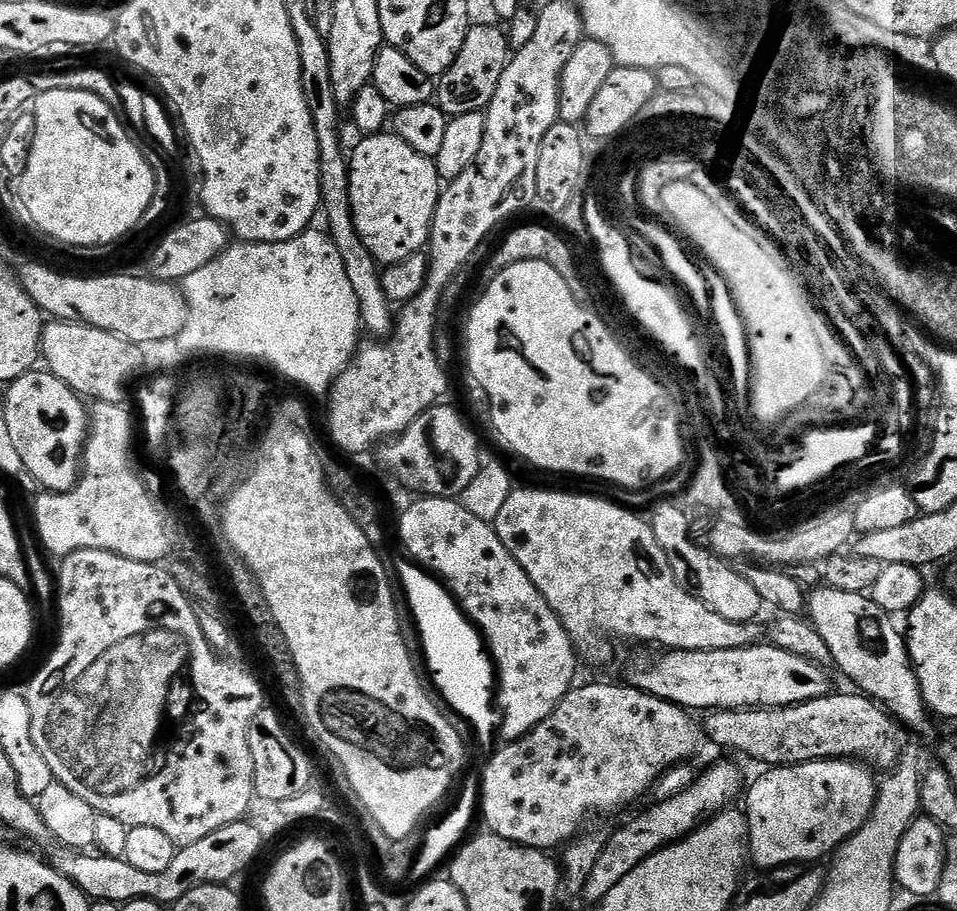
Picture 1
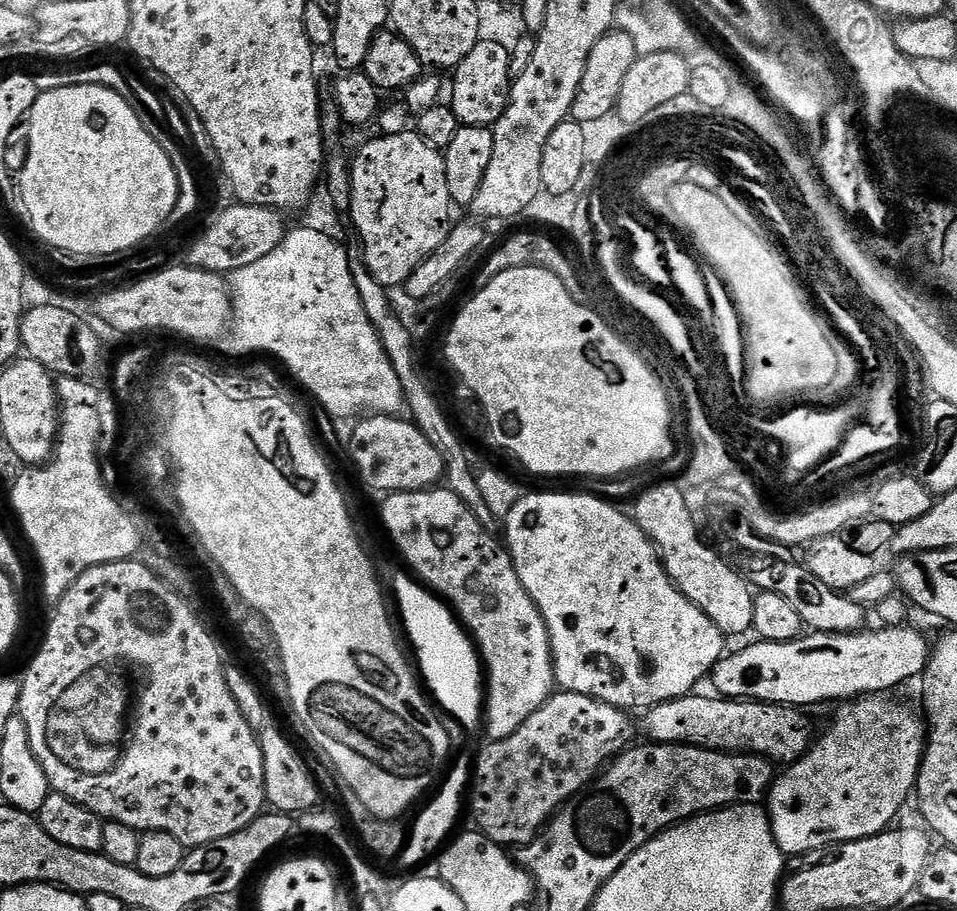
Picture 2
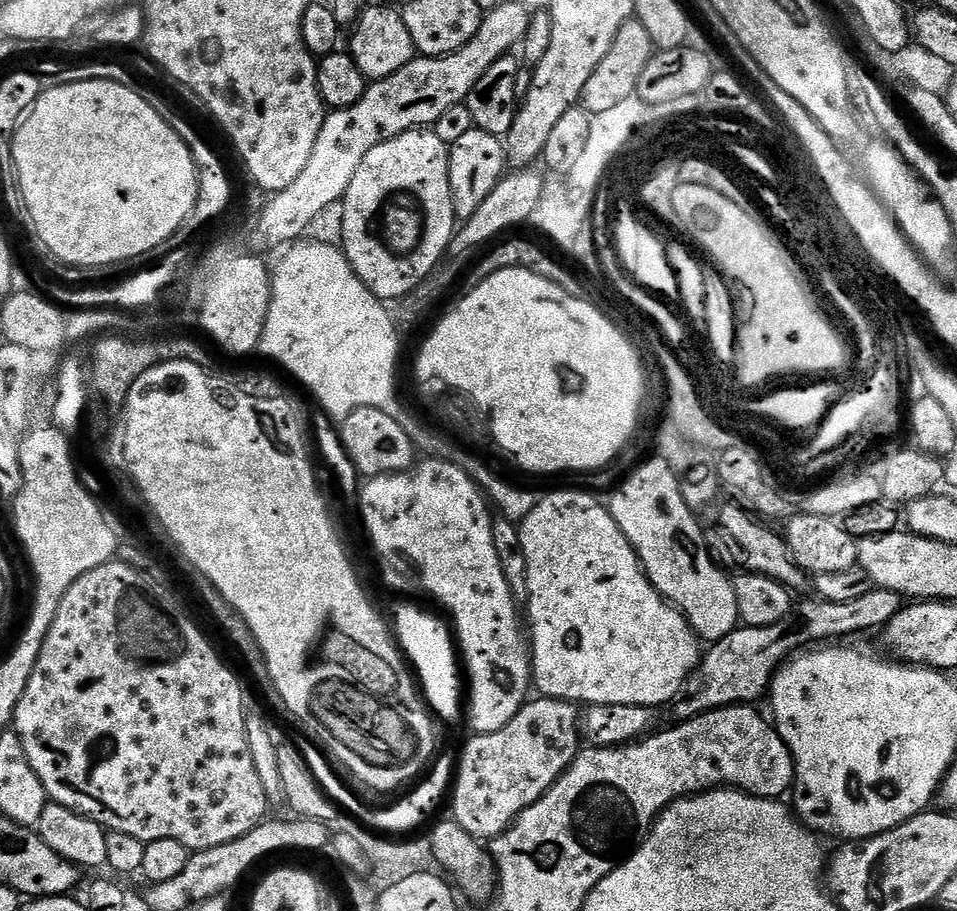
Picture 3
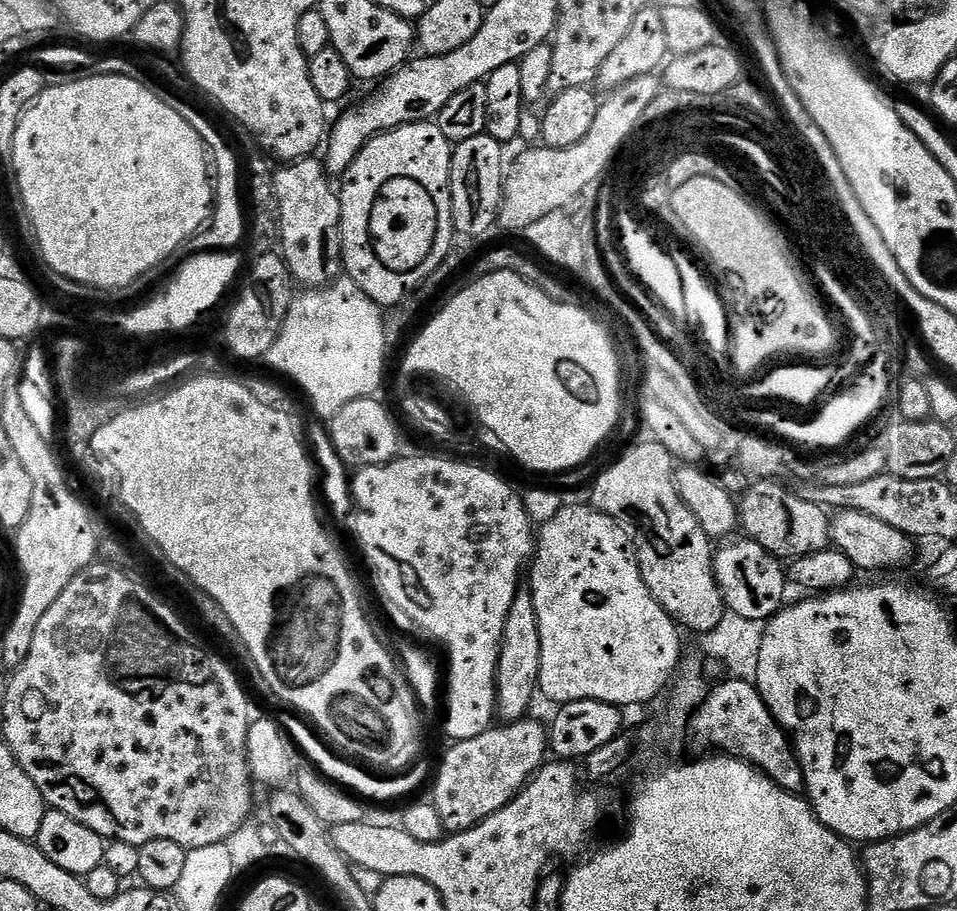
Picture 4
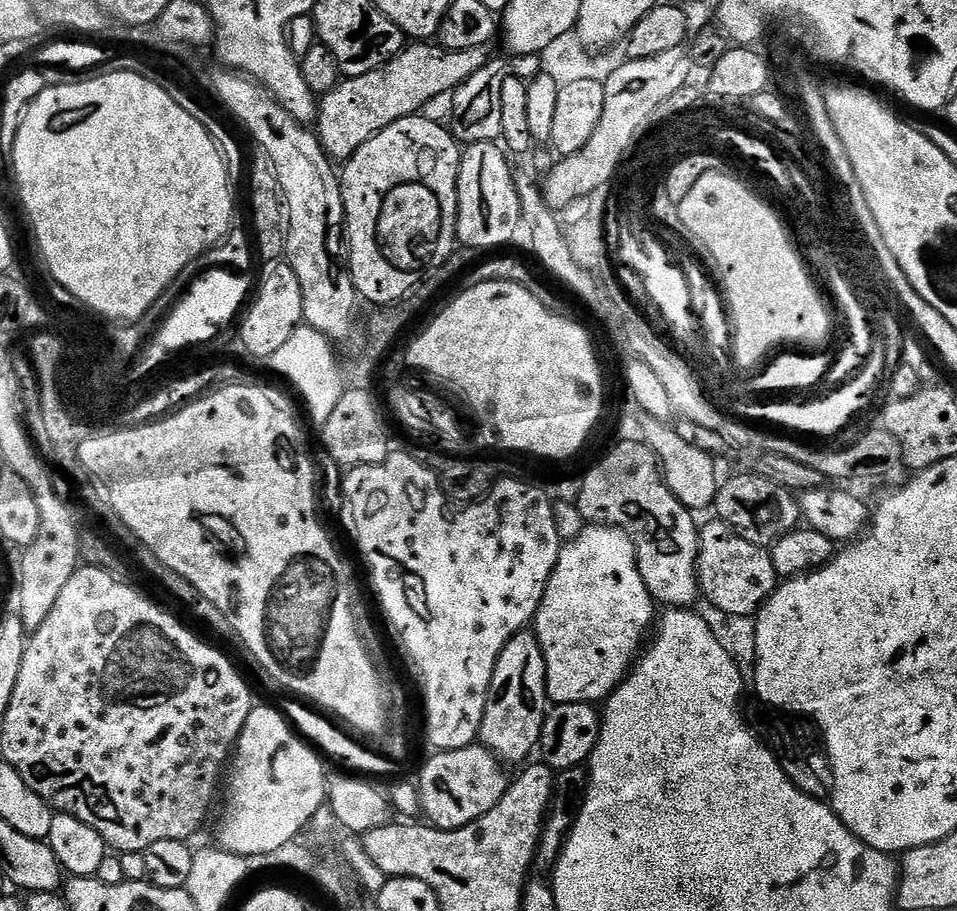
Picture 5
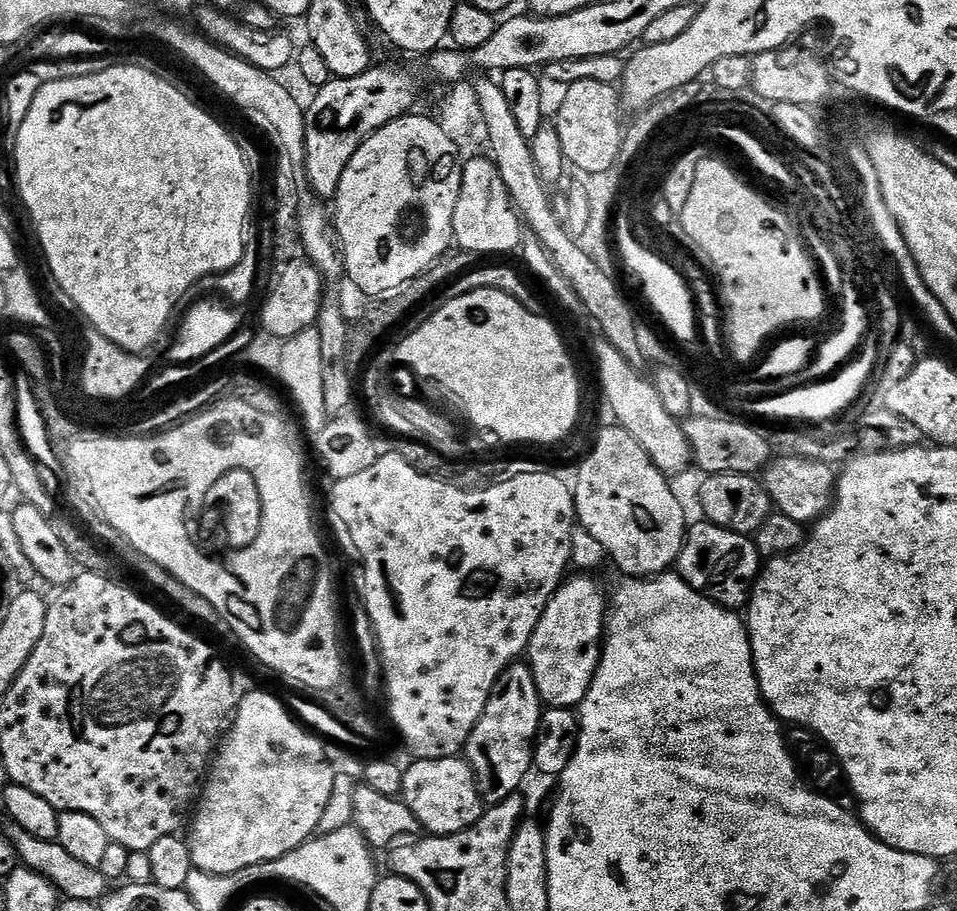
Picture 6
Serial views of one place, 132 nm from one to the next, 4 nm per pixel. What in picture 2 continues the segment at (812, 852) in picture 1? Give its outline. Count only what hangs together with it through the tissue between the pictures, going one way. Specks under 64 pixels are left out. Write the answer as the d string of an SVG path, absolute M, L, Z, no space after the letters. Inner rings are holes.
M873 694L863 698L857 698L851 702L844 702L839 705L840 708L836 712L836 717L832 720L832 725L828 728L828 733L824 737L817 739L815 743L809 747L808 753L801 758L795 760L793 764L787 765L783 769L784 772L775 777L772 781L772 787L768 790L766 797L766 811L768 820L772 824L772 833L776 839L776 844L780 847L780 851L785 857L803 856L805 852L813 852L819 848L825 848L831 844L841 844L842 842L854 842L862 838L870 838L877 836L879 832L886 832L893 827L896 815L904 808L904 803L909 803L910 797L913 795L916 786L916 776L919 774L920 760L924 756L924 741L926 739L926 724L923 719L912 708L907 708L904 704L899 704L896 700L888 700L887 695Z

